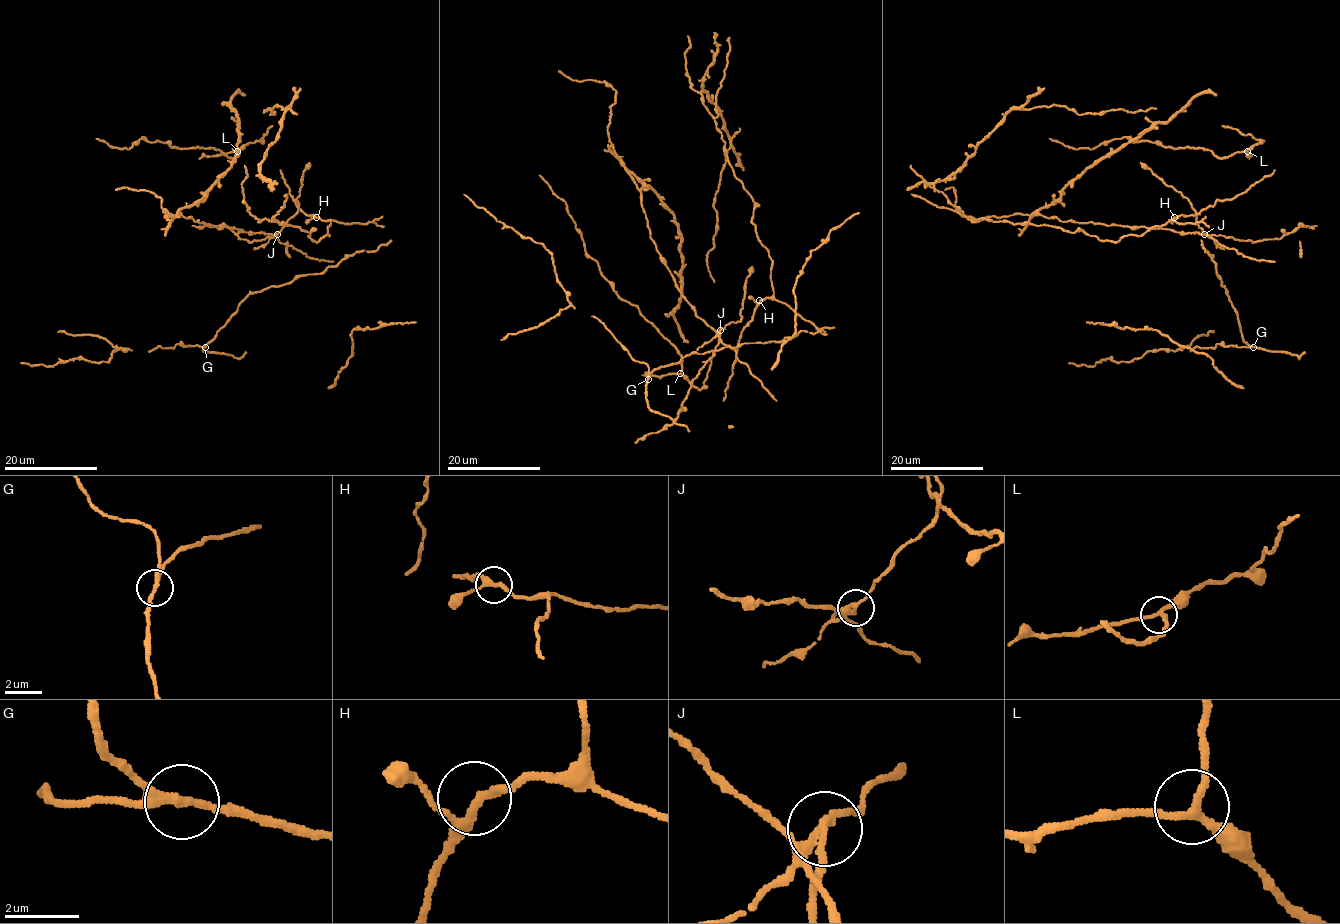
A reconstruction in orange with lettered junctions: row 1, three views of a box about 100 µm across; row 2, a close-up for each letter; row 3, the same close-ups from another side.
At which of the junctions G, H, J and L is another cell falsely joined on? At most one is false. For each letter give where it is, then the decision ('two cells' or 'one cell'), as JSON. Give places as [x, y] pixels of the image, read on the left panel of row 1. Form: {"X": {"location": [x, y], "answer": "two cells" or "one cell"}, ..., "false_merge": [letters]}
{"G": {"location": [205, 347], "answer": "one cell"}, "H": {"location": [316, 217], "answer": "one cell"}, "J": {"location": [277, 234], "answer": "two cells"}, "L": {"location": [237, 151], "answer": "one cell"}, "false_merge": ["J"]}

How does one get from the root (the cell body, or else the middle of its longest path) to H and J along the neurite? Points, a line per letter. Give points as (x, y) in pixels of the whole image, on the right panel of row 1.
H: (1161, 224), (1174, 217)
J: (1161, 224), (1180, 215), (1195, 215), (1199, 212), (1195, 212), (1197, 222), (1205, 234)

